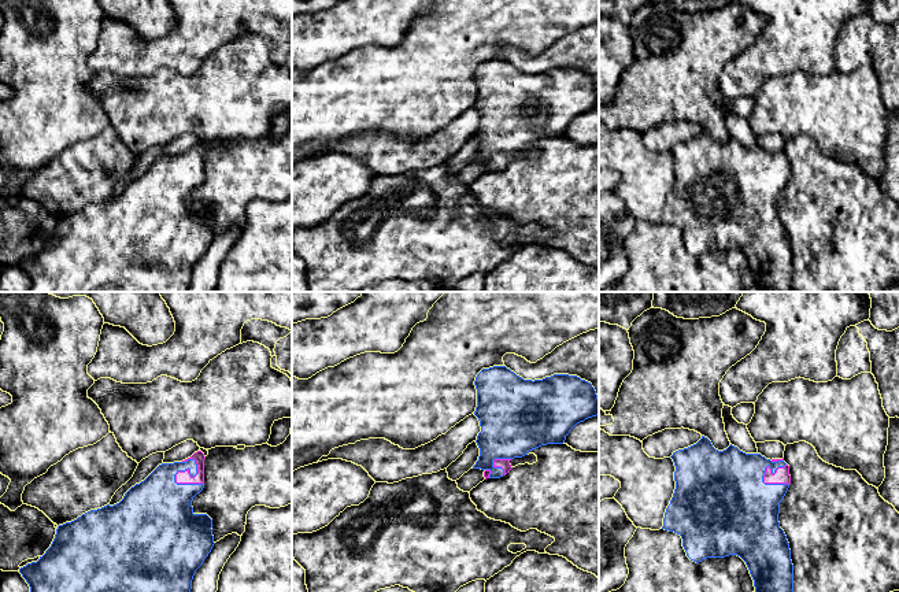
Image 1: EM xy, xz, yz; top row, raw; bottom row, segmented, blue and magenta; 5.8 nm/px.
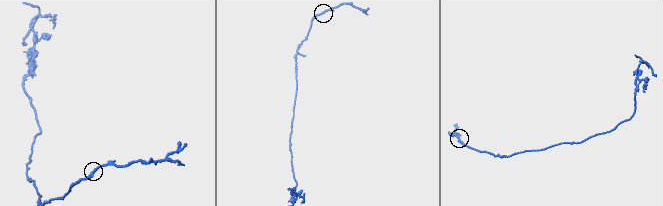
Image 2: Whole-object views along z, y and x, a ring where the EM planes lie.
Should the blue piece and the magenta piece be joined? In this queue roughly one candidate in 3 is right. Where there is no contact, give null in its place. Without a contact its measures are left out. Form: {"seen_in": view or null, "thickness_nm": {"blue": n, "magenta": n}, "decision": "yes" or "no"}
{"seen_in": "xy", "thickness_nm": {"blue": 360, "magenta": 80}, "decision": "yes"}

